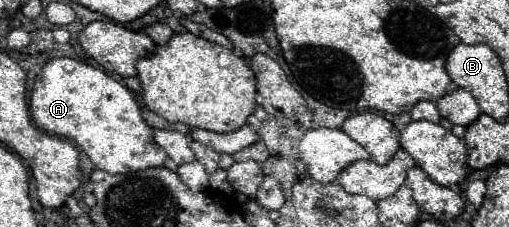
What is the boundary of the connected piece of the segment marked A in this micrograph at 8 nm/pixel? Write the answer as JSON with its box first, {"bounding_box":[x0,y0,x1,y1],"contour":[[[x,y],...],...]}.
{"bounding_box":[29,57,167,173],"contour":[[[71,57],[51,59],[35,79],[29,111],[39,129],[75,141],[107,173],[129,173],[161,167],[167,153],[153,141],[153,129],[143,121],[133,93],[105,71]]]}

